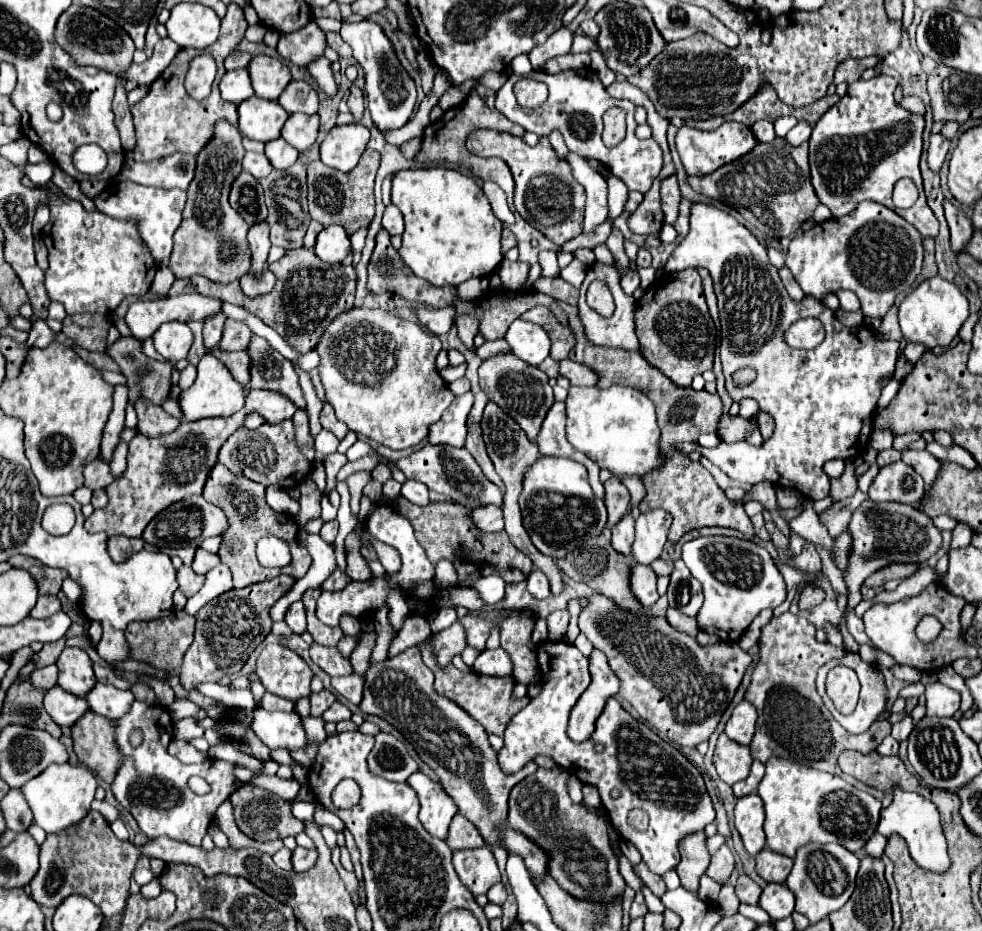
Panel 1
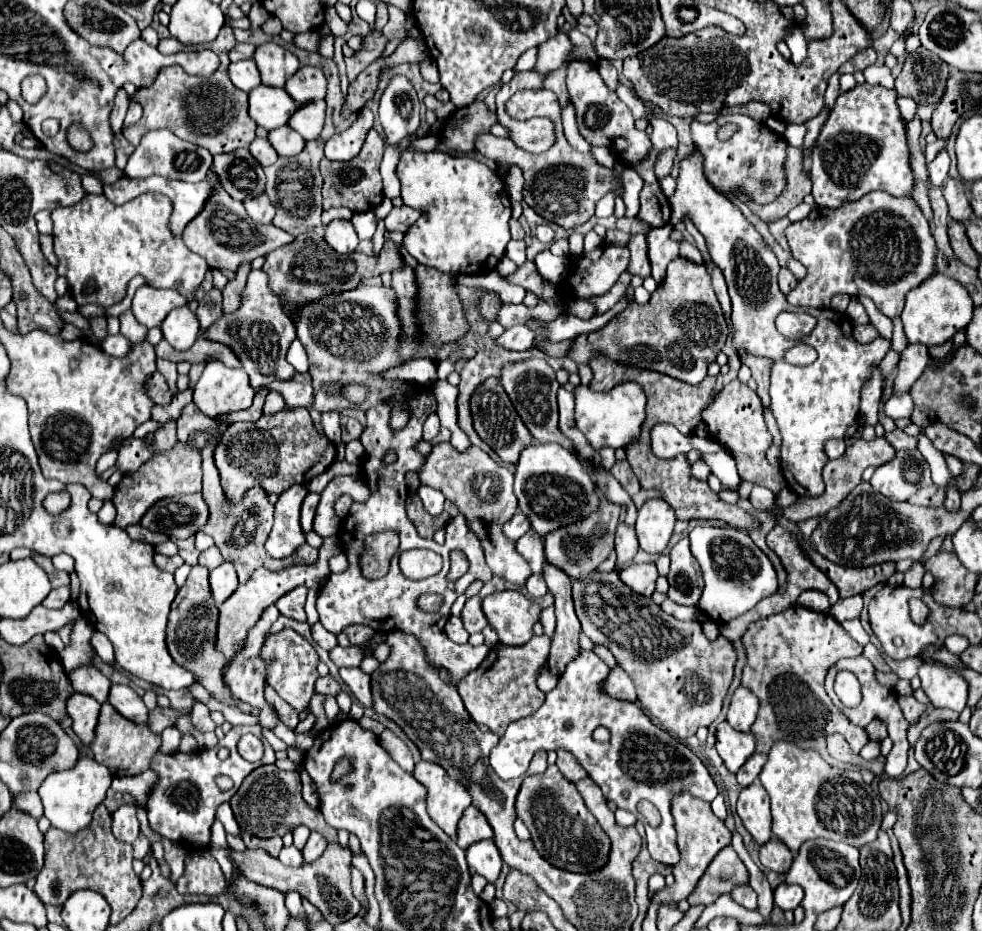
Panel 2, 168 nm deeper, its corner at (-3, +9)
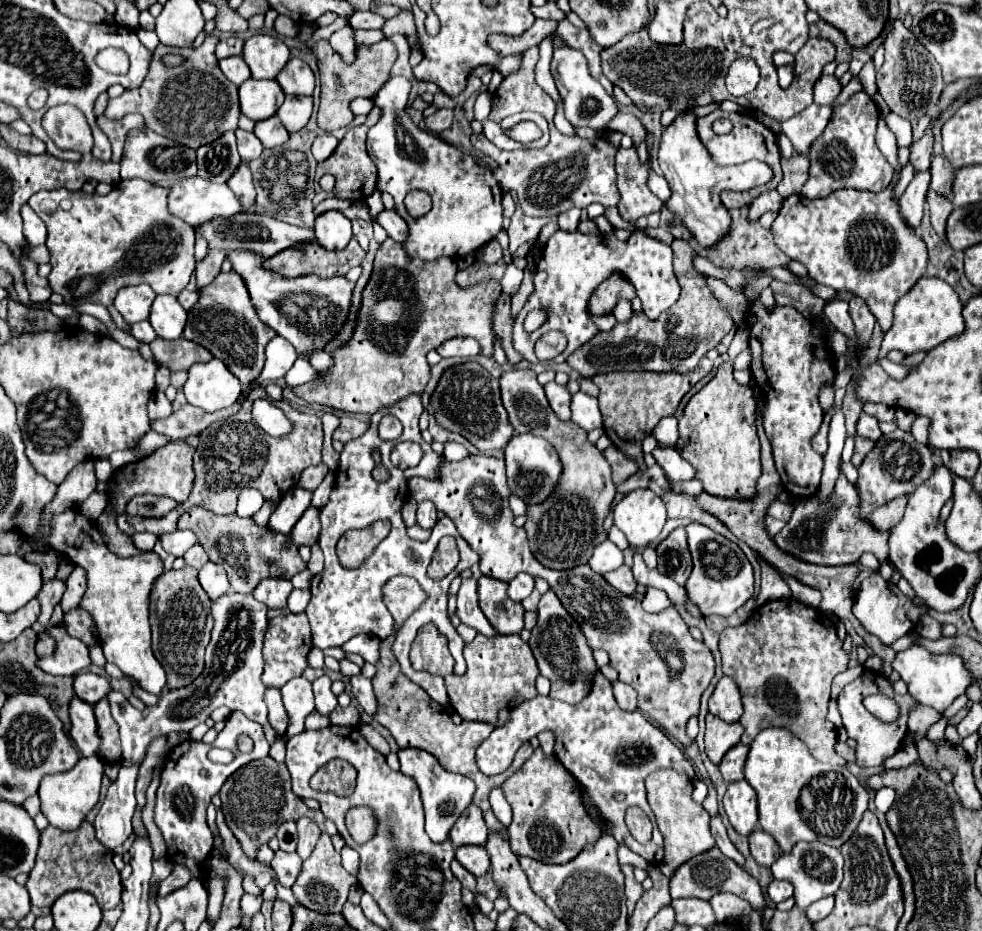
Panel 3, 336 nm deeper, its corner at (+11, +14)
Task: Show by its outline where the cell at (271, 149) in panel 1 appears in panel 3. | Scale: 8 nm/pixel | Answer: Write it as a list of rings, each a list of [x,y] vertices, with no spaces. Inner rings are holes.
[[[274,115],[270,119],[264,119],[264,121],[258,121],[256,127],[254,127],[254,135],[262,141],[262,145],[266,149],[274,149],[274,147],[280,147],[288,141],[290,133],[286,131],[286,127],[280,123],[280,119]]]

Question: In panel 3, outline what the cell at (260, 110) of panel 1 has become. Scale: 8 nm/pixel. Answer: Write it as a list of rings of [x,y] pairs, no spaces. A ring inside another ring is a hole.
[[[248,79],[240,85],[240,109],[252,121],[272,117],[284,101],[284,93],[276,81]]]

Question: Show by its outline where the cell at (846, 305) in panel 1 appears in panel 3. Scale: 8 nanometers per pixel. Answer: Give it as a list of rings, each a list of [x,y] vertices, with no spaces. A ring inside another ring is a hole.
[[[852,297],[850,303],[850,317],[856,325],[856,333],[860,333],[860,341],[864,341],[864,347],[868,347],[868,341],[872,337],[872,329],[874,329],[874,323],[876,323],[876,317],[868,311],[866,303],[860,299],[860,297]]]

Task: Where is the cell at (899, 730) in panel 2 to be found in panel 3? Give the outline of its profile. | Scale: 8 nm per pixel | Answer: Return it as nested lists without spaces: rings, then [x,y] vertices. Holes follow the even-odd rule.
[[[864,671],[858,679],[854,679],[852,683],[848,683],[842,693],[838,695],[838,711],[842,715],[842,721],[844,721],[844,727],[848,731],[850,737],[854,737],[858,741],[856,745],[856,763],[862,765],[862,767],[876,767],[876,765],[882,765],[888,757],[892,757],[898,749],[900,749],[900,741],[902,737],[908,733],[908,727],[906,727],[906,717],[908,717],[908,711],[912,709],[916,701],[910,697],[910,695],[898,695],[892,691],[890,683],[886,677],[882,677],[882,689],[878,689],[878,673],[874,671]],[[876,693],[882,693],[890,699],[894,699],[900,707],[900,715],[896,721],[892,723],[884,723],[880,721],[878,717],[874,717],[866,707],[864,707],[864,697],[868,695],[876,695]]]

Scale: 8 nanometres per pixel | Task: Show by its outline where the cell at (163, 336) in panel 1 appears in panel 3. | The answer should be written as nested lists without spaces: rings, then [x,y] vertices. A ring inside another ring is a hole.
[[[158,295],[152,313],[150,313],[150,323],[156,331],[158,337],[162,339],[178,339],[184,331],[188,313],[182,309],[178,299],[174,295]]]

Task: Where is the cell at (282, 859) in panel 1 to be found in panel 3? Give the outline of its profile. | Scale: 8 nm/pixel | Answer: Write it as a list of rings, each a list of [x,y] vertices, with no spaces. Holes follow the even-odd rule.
[[[282,849],[274,851],[272,869],[276,871],[282,887],[290,887],[294,883],[294,879],[300,873],[300,867],[302,867],[302,859],[296,853],[284,853]]]

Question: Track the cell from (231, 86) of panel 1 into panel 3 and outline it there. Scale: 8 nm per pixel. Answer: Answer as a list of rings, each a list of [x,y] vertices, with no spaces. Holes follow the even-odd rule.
[[[240,55],[222,59],[220,69],[226,75],[226,79],[230,79],[234,85],[242,85],[250,77],[250,69],[248,69],[248,65],[244,63],[244,59]]]

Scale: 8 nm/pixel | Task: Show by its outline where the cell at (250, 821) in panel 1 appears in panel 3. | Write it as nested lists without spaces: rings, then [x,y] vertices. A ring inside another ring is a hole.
[[[270,757],[252,761],[244,767],[240,767],[236,773],[232,773],[220,791],[222,797],[222,813],[226,819],[226,825],[238,839],[240,847],[248,857],[254,857],[256,849],[266,843],[272,833],[276,831],[276,825],[280,821],[296,821],[298,817],[312,817],[312,821],[328,835],[334,835],[334,825],[322,817],[322,811],[308,809],[298,795],[290,789],[290,777],[284,763],[276,763]]]

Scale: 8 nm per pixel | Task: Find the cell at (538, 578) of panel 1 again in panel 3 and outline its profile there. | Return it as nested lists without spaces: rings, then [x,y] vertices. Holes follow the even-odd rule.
[[[518,573],[508,587],[508,597],[512,601],[522,601],[534,591],[534,579],[528,573]]]

